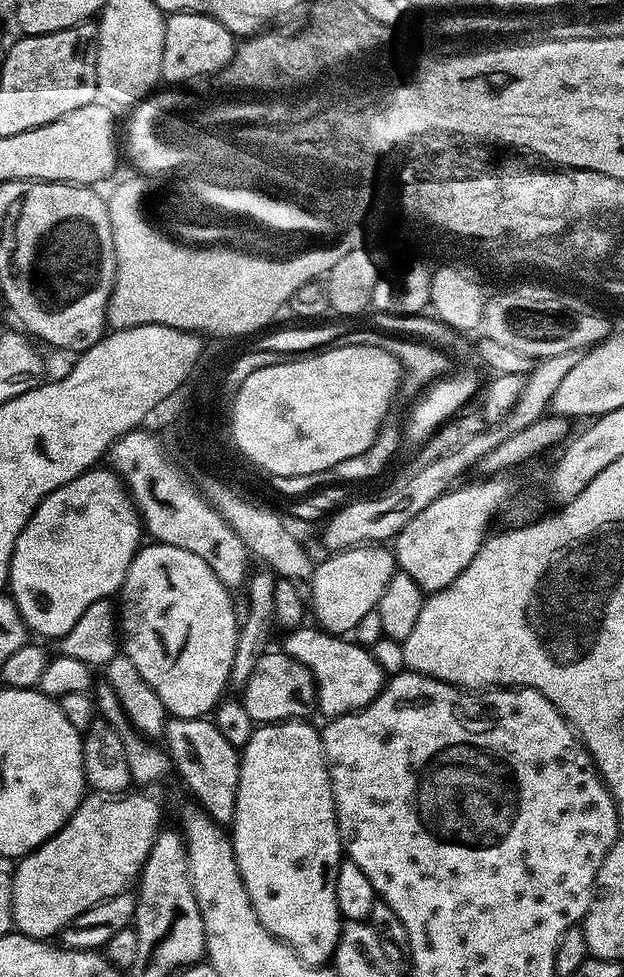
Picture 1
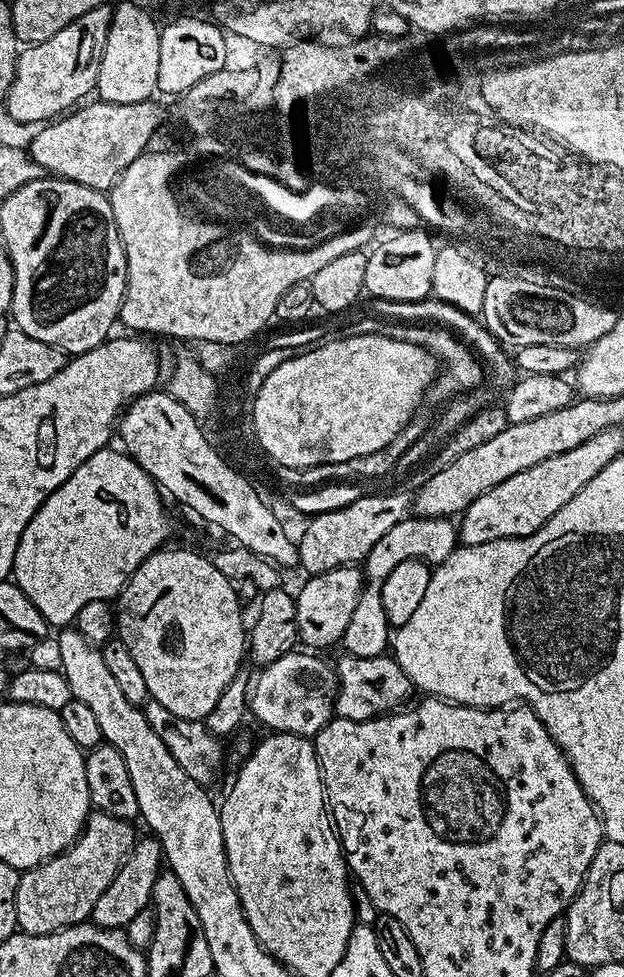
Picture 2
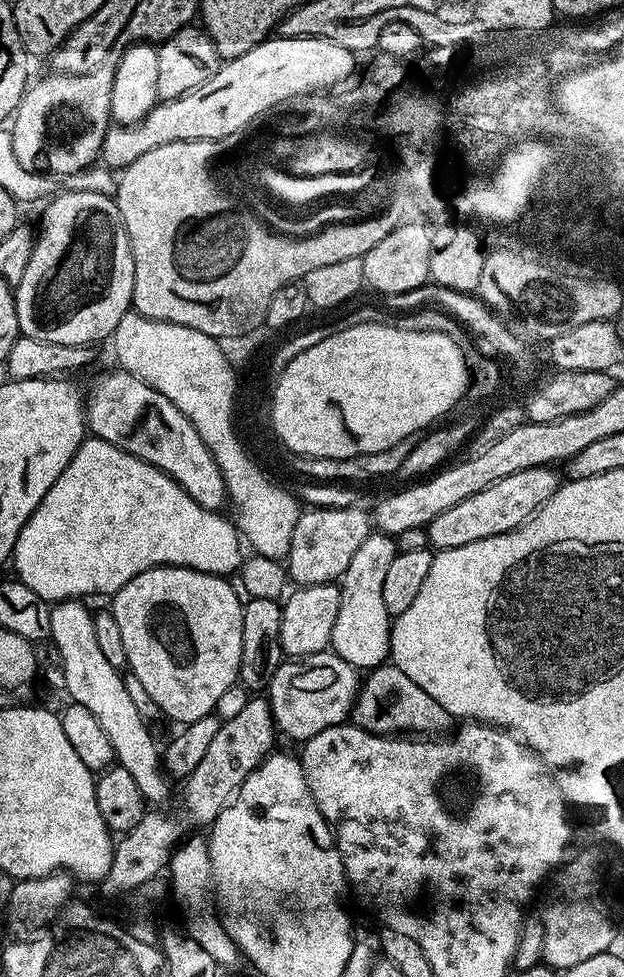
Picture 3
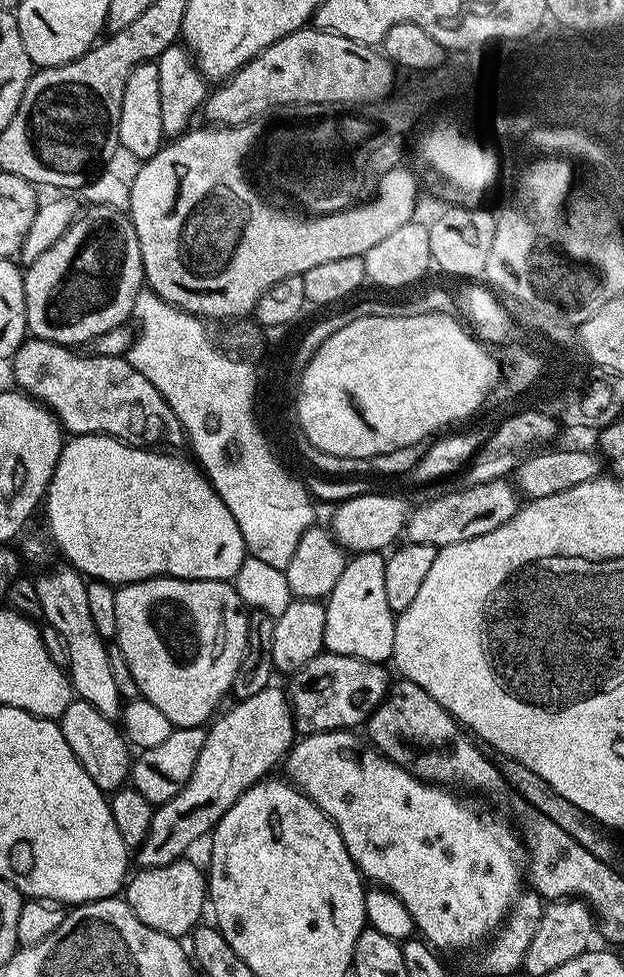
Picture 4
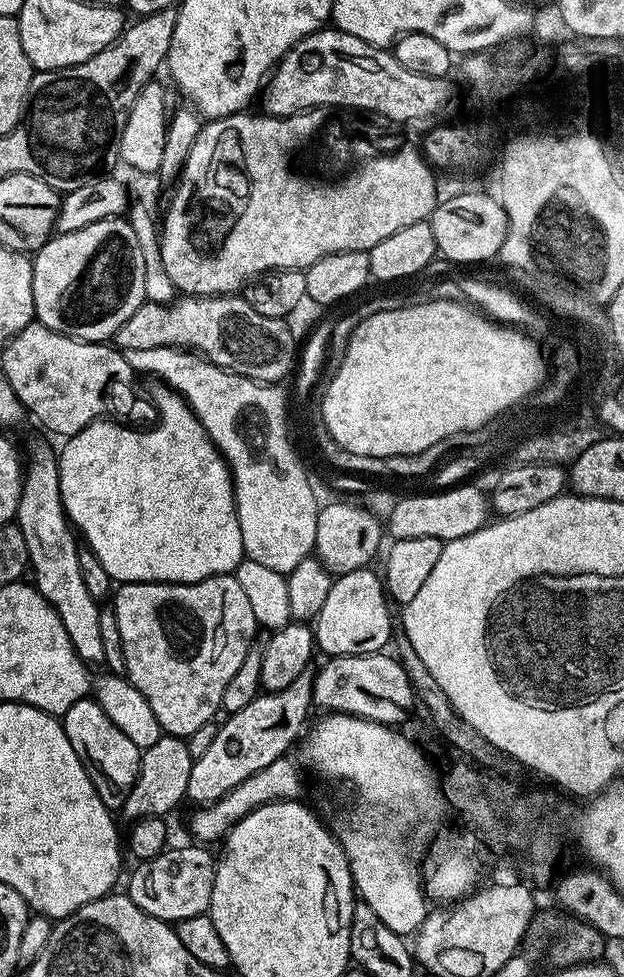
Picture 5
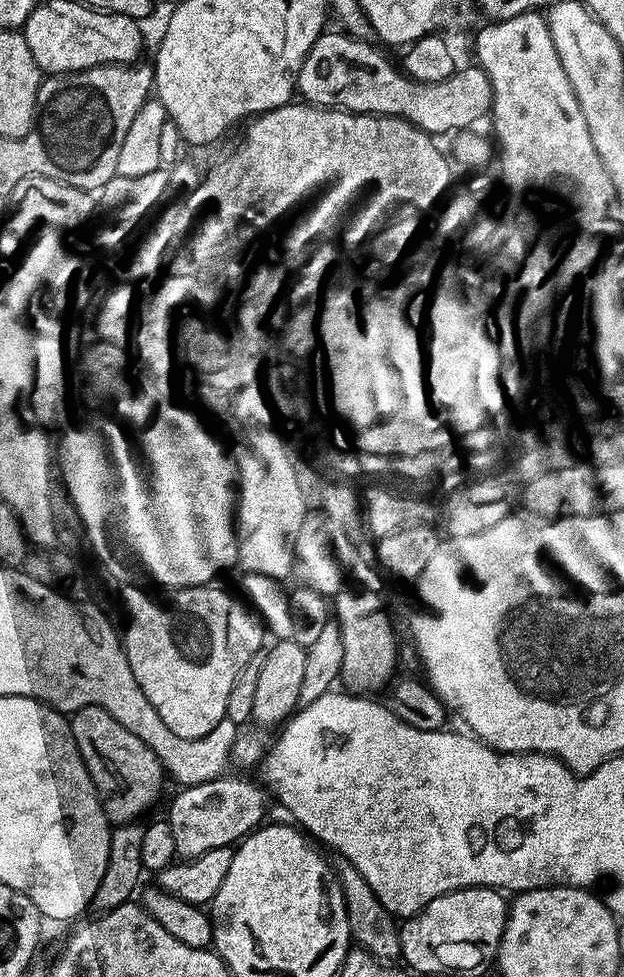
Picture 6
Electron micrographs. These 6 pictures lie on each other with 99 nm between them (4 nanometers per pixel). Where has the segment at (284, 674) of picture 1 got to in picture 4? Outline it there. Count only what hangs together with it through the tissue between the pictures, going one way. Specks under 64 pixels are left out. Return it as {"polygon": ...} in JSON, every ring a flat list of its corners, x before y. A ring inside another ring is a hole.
{"polygon":[[327,650,320,653,300,671,291,677,290,703,292,705,292,718,297,733,307,734,310,732,338,732,344,730,356,730,363,725,371,716,372,712,384,701,390,687,388,672,383,663,375,664,362,658,334,654]]}

